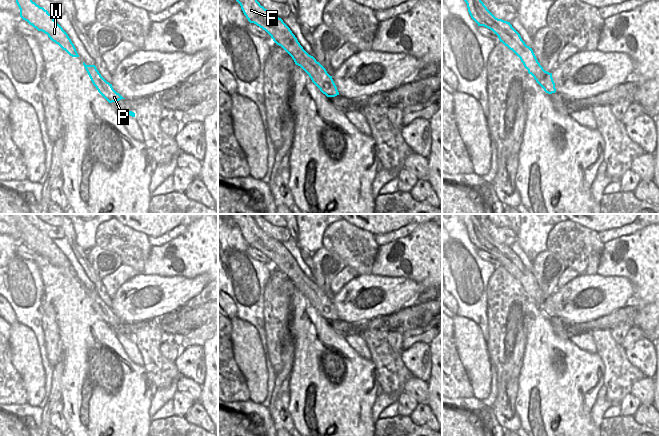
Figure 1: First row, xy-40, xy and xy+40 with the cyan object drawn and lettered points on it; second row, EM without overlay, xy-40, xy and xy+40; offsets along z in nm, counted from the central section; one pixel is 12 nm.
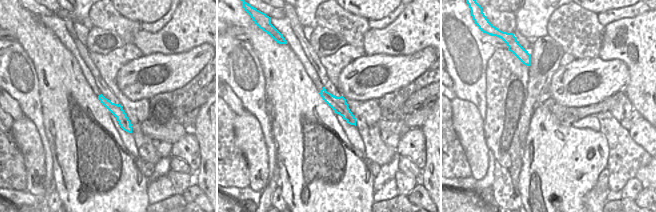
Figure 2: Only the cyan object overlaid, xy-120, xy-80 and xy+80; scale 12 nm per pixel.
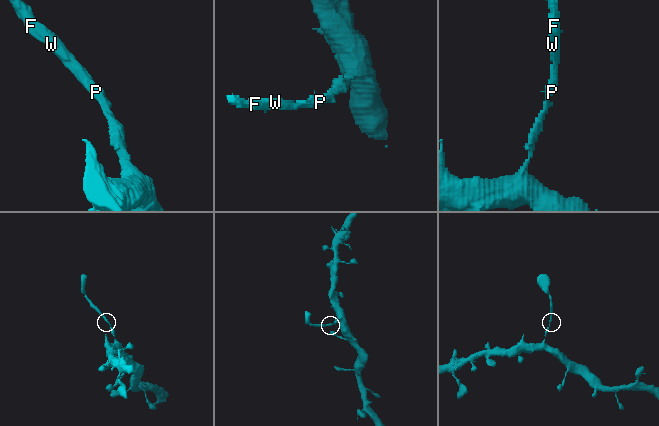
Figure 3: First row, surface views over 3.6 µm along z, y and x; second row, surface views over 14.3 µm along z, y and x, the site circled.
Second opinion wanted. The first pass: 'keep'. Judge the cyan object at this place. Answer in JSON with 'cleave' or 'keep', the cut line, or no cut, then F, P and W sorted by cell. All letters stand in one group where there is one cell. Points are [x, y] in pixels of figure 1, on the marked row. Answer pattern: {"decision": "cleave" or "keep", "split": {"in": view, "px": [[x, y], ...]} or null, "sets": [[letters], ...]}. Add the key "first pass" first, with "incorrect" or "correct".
{"first pass": "correct", "decision": "keep", "split": null, "sets": [["F", "P", "W"]]}

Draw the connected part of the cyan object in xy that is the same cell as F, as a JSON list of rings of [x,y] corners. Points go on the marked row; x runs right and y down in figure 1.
[[[236,0],[250,23],[265,30],[311,78],[327,97],[339,95],[337,87],[326,69],[309,55],[283,20],[265,9],[257,0]]]

